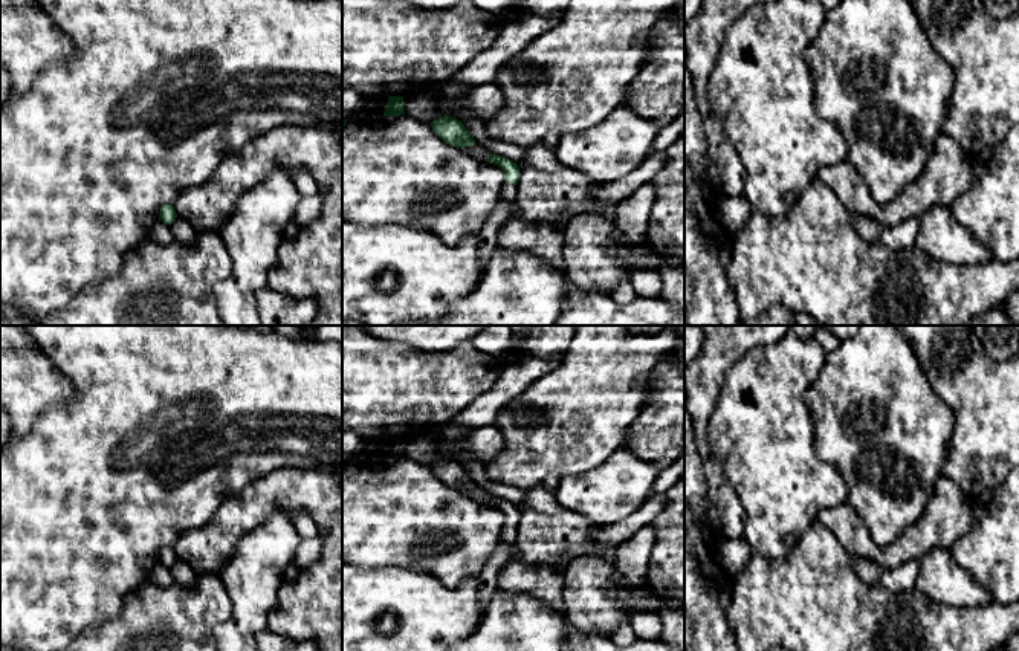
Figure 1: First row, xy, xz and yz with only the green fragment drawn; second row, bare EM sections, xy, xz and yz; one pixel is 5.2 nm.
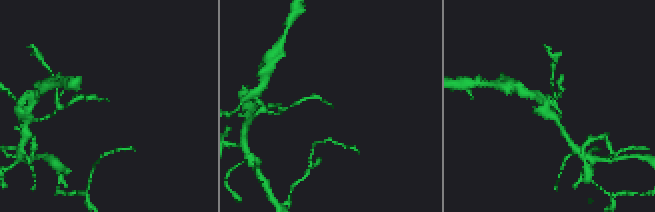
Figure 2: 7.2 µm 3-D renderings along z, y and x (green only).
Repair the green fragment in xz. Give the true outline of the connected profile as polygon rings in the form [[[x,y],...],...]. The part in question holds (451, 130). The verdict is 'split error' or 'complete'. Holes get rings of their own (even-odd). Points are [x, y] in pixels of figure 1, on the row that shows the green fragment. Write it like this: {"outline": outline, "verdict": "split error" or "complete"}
{"outline": [[[442,116],[429,124],[434,133],[446,144],[463,148],[474,147],[477,142],[474,136],[466,130],[461,121],[452,116]]], "verdict": "complete"}

